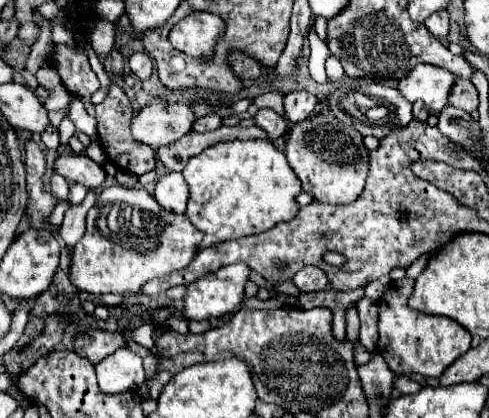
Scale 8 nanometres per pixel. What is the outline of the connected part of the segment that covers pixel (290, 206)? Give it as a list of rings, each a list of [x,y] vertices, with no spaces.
[[[264,139],[216,143],[192,157],[182,175],[190,187],[186,217],[204,233],[208,243],[264,233],[280,221],[294,219],[300,209],[296,203],[302,191],[300,179],[284,153]]]

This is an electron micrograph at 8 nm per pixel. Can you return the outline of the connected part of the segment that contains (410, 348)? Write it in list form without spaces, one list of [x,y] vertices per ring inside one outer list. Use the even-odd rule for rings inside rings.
[[[404,277],[390,283],[388,291],[380,297],[380,319],[378,319],[378,343],[376,351],[384,357],[388,367],[396,375],[420,373],[428,377],[440,377],[458,357],[462,357],[472,343],[472,335],[458,325],[458,321],[440,315],[426,315],[408,307],[414,281]]]

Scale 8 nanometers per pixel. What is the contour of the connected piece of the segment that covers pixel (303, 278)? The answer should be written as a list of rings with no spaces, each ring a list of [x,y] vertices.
[[[312,265],[298,271],[292,281],[304,293],[308,293],[308,291],[324,291],[324,289],[330,287],[330,281],[328,281],[326,273],[320,267],[312,267]]]

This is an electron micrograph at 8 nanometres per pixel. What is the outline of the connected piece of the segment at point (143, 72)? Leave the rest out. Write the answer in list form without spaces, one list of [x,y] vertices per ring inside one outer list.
[[[134,53],[128,61],[132,75],[136,75],[138,79],[148,79],[152,75],[152,61],[146,53]]]

